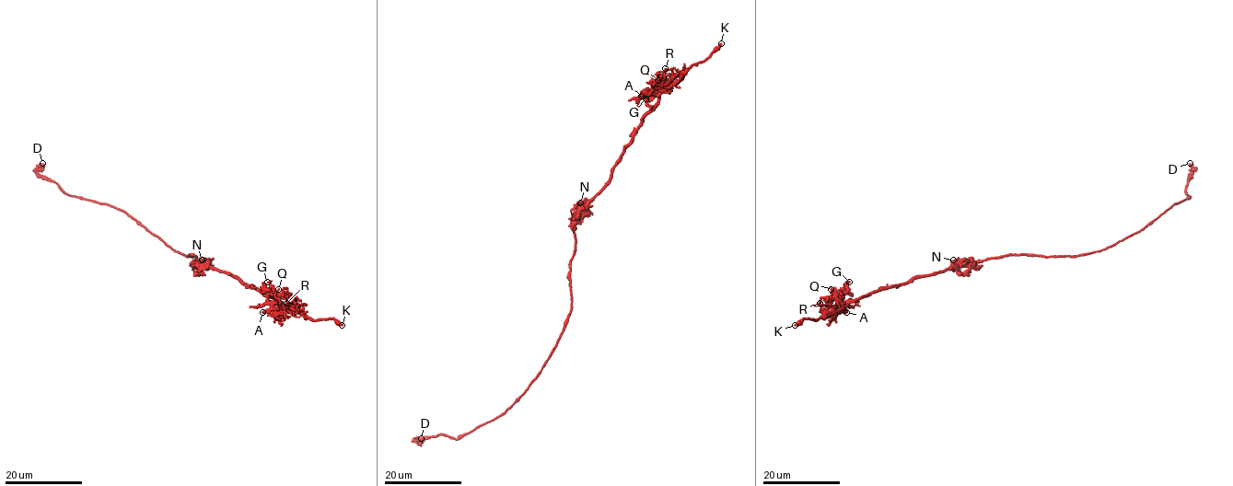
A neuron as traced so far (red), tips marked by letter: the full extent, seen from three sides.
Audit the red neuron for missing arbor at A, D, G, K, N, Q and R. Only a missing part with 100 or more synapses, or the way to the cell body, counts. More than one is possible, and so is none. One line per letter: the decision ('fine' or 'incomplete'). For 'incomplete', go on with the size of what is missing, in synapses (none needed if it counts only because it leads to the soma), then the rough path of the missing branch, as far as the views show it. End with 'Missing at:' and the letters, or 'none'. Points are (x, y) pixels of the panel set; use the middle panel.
A: fine
D: fine
G: fine
K: incomplete
N: fine
Q: fine
R: fine
Missing at: K

